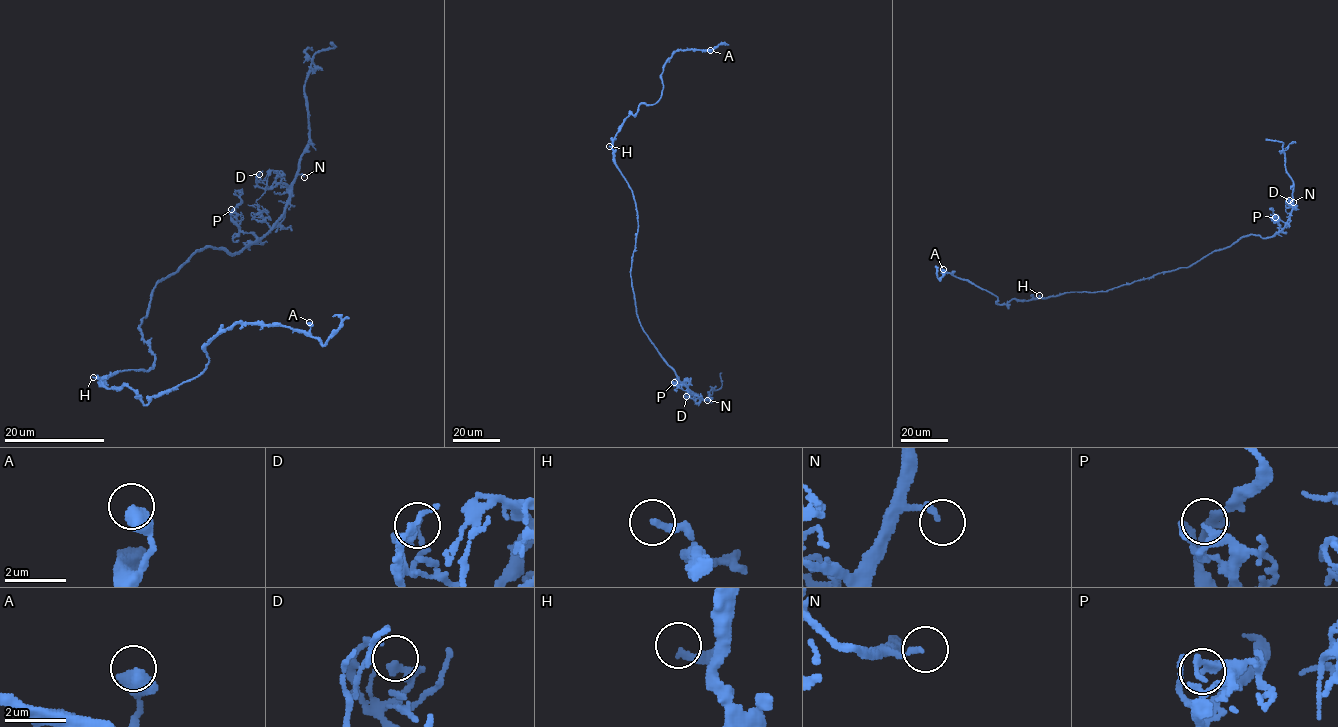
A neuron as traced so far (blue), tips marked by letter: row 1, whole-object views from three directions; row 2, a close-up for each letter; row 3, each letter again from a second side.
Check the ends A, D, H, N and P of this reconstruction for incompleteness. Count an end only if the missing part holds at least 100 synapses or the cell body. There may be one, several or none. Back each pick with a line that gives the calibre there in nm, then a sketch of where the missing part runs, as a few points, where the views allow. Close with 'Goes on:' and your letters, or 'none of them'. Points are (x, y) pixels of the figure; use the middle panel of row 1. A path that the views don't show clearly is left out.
Goes on: none of them

